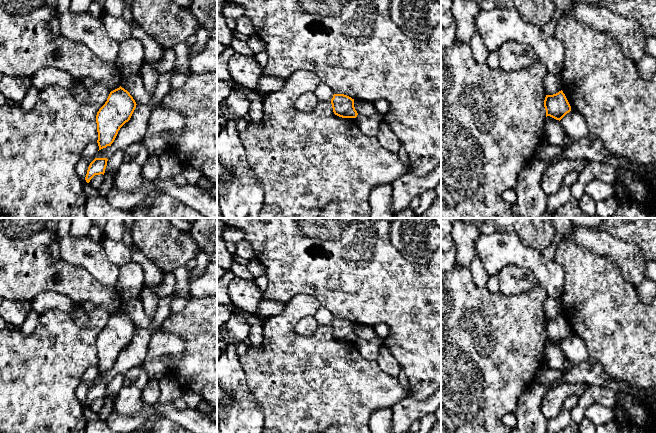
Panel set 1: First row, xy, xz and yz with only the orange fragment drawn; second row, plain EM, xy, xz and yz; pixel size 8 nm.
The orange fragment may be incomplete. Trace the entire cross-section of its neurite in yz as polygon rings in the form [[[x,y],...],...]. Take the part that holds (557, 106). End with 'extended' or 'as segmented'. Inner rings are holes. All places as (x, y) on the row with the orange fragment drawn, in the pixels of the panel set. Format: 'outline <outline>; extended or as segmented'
outline [[[562,90],[553,95],[546,95],[544,107],[546,117],[550,116],[559,121],[571,111],[571,106]]]; as segmented

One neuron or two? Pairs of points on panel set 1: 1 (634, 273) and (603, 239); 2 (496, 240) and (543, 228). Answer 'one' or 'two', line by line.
1: one
2: two

